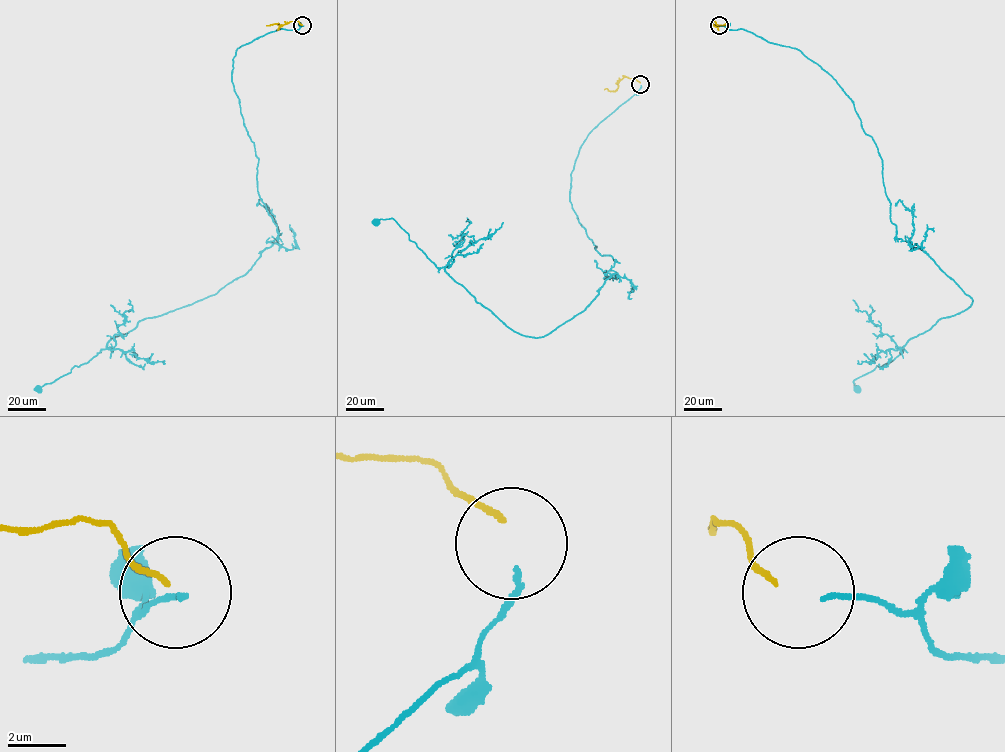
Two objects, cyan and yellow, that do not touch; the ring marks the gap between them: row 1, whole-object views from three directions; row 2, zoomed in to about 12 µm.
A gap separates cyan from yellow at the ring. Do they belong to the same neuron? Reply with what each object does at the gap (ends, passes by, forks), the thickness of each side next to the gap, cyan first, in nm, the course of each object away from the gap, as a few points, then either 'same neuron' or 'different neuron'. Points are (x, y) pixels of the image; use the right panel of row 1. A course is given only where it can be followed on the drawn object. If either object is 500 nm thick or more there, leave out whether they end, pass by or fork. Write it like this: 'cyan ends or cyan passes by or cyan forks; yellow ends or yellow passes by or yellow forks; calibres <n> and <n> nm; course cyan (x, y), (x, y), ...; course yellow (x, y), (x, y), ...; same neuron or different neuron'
cyan ends; yellow ends; calibres 190 and 190 nm; course cyan (720, 26), (799, 49), (835, 80), (881, 158), (898, 238), (926, 253), (972, 300), (855, 379), (857, 388); course yellow (717, 25), (713, 21), (711, 23), (724, 26); same neuron

